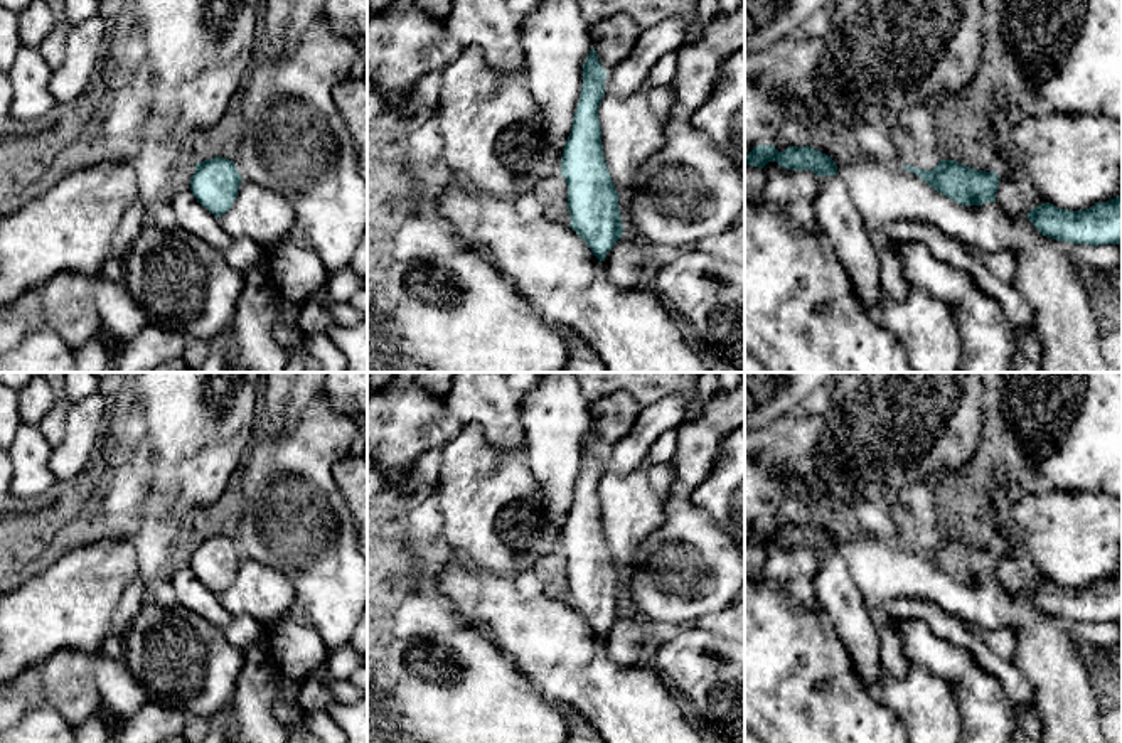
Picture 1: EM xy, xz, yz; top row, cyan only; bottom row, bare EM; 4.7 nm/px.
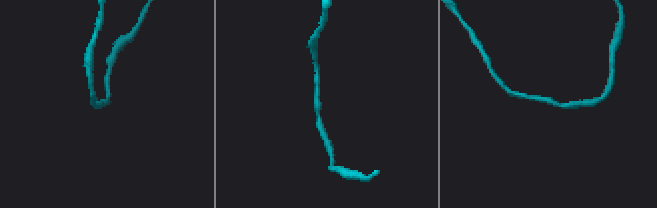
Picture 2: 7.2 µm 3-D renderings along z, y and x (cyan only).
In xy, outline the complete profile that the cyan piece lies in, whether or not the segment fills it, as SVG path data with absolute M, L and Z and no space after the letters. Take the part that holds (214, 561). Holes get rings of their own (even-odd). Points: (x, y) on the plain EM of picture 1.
M320 391L302 409L291 431L273 438L254 435L241 480L244 514L238 537L214 534L197 539L190 556L194 575L216 595L229 588L243 558L283 573L295 586L290 615L312 625L329 652L350 644L367 605L367 559L361 553L361 534L332 473L357 433L357 423L339 413Z

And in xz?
M591 426L583 441L580 478L561 534L561 553L568 561L569 605L600 639L605 639L623 612L618 571L603 534L598 497L606 450Z

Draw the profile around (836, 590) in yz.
M839 553L819 554L815 595L852 657L856 671L868 681L881 671L881 645L863 596Z

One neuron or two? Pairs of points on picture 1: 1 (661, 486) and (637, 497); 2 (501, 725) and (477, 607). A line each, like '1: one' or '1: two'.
1: two
2: two

